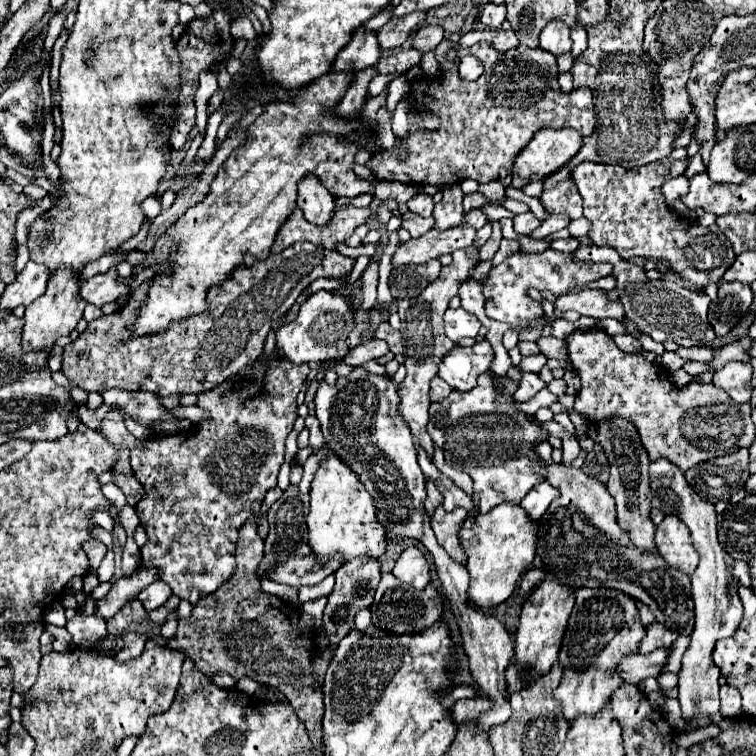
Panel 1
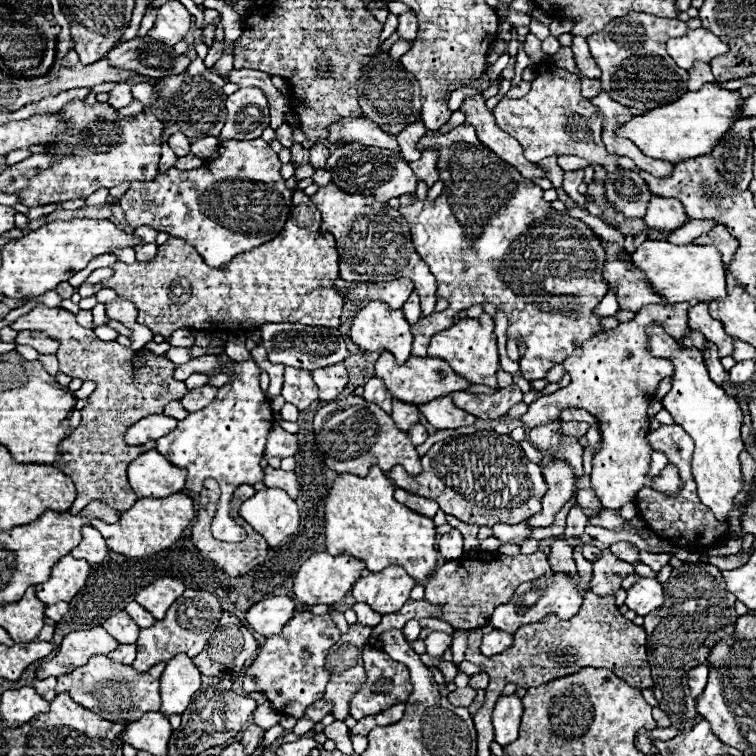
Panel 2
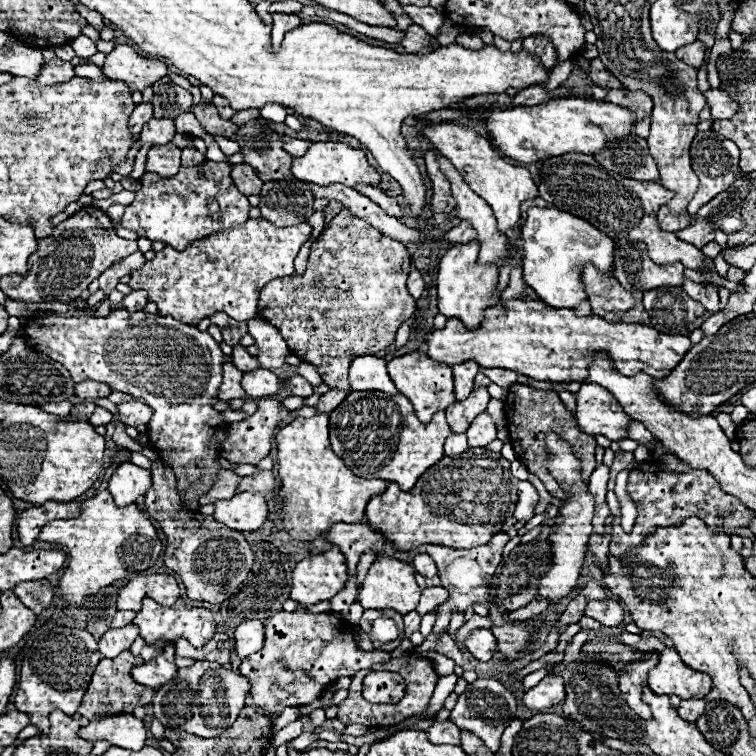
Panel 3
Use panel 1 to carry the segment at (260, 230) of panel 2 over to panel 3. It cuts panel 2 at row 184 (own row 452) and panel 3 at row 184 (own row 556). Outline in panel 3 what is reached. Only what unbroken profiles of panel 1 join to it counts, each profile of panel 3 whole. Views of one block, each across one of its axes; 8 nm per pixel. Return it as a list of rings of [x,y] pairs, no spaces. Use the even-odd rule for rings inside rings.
[[[204,160],[198,166],[182,166],[178,176],[160,178],[144,174],[136,198],[126,206],[120,224],[142,238],[160,240],[176,250],[184,250],[194,240],[202,240],[218,230],[226,230],[248,220],[248,198],[238,192],[230,178],[232,166],[228,162]]]

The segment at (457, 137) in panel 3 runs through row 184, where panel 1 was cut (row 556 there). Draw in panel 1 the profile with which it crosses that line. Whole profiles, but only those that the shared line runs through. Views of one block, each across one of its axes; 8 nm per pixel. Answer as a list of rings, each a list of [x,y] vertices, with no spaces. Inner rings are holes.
[[[504,502],[488,514],[466,517],[464,528],[460,532],[460,542],[468,554],[466,568],[472,578],[468,590],[470,604],[488,610],[508,600],[516,588],[516,582],[528,570],[536,556],[536,538],[538,524],[532,522],[522,506],[512,502]]]

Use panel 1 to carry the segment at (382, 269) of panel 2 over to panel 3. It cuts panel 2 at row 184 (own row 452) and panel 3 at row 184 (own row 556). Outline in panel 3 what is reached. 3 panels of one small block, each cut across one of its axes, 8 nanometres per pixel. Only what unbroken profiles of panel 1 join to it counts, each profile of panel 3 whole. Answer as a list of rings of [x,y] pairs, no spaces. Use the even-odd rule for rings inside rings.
[[[312,142],[304,156],[292,160],[290,172],[294,174],[294,178],[302,182],[312,182],[318,186],[328,186],[328,184],[344,184],[344,186],[376,184],[380,186],[380,174],[368,164],[366,154],[344,142]]]

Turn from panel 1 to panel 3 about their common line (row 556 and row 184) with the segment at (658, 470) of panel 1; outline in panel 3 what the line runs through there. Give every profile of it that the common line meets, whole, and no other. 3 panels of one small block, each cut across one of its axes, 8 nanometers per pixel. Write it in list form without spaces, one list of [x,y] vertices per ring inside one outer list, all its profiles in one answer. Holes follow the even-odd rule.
[[[714,130],[696,134],[696,138],[692,142],[690,156],[692,156],[692,168],[700,178],[698,192],[688,204],[688,212],[694,216],[694,212],[698,212],[698,208],[702,208],[702,204],[708,204],[708,200],[718,196],[718,192],[724,192],[726,188],[730,188],[730,184],[738,178],[740,168],[738,168],[738,146]]]

